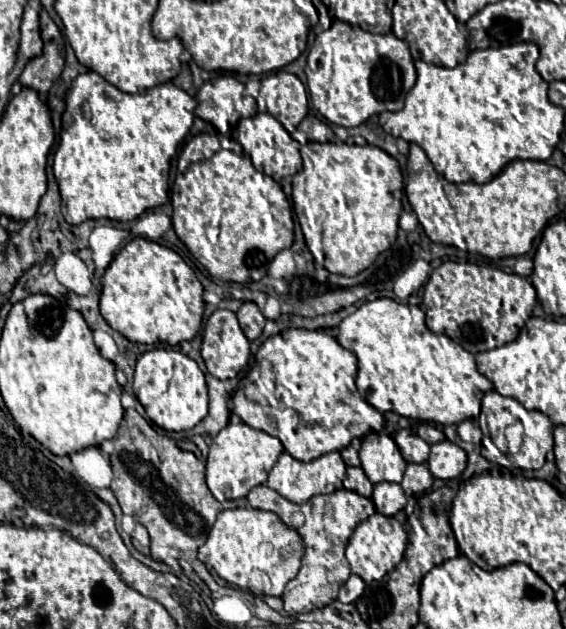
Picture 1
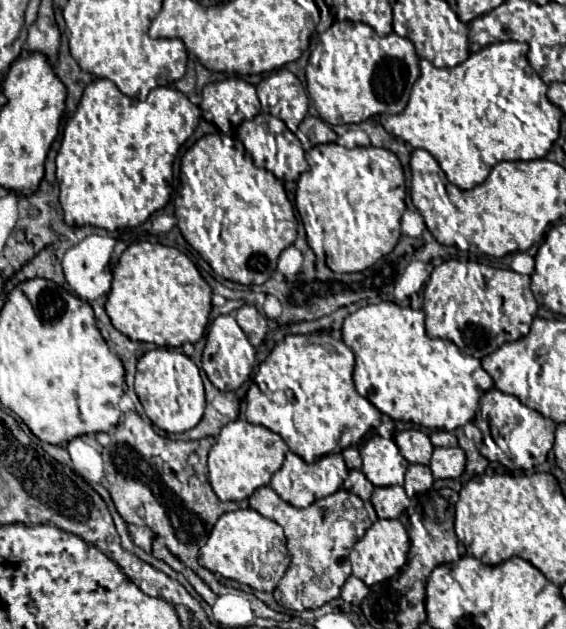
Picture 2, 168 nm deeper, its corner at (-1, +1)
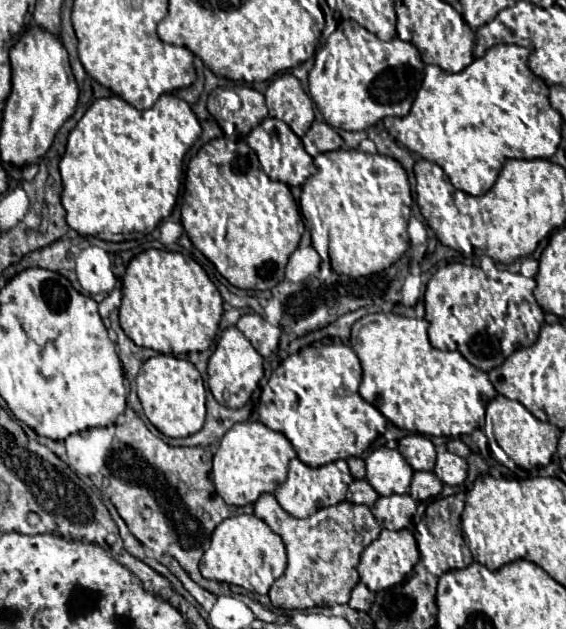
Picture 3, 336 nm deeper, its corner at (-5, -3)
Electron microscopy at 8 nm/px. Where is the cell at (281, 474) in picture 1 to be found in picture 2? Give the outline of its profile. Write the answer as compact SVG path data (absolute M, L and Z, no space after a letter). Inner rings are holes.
M288 452L286 458L284 458L284 464L282 468L272 476L270 480L270 488L282 498L286 500L288 504L296 506L296 508L306 508L310 506L314 500L318 498L324 498L324 496L330 496L334 494L336 490L342 488L342 482L346 480L348 476L348 468L344 464L344 458L340 454L330 454L330 456L324 456L320 460L316 460L314 464L306 464L300 456Z

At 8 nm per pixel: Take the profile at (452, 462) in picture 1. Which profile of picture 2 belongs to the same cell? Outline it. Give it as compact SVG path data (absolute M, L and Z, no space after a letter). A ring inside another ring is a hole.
M434 448L430 470L434 478L458 478L464 472L466 454L462 448Z

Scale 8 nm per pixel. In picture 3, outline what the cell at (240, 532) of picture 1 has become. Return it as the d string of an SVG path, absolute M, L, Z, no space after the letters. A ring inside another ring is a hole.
M254 514L230 516L220 522L212 534L212 544L204 552L200 560L200 572L208 580L218 580L234 586L242 586L244 590L256 594L268 594L274 580L284 574L286 568L286 548L282 538L274 534L264 520L256 518Z

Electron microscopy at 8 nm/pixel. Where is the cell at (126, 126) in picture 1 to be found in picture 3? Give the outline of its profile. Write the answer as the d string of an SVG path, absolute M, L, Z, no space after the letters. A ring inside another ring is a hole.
M162 94L160 102L152 106L150 112L140 112L126 104L118 96L96 100L86 114L80 118L76 128L68 136L66 152L60 160L62 174L62 206L66 208L66 222L82 236L94 236L108 242L138 240L150 234L162 218L168 218L176 206L180 180L182 180L182 162L190 146L200 138L200 124L192 108L172 96Z

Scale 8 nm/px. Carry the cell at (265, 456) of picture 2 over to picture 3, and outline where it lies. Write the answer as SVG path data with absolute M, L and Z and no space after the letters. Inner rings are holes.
M238 422L224 434L214 454L212 481L226 504L254 504L262 494L274 492L286 480L292 456L294 448L284 434L270 430L262 422Z

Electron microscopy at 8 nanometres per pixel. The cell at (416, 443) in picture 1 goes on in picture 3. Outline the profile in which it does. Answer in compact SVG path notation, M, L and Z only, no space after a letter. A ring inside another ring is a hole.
M422 434L404 436L398 444L398 452L402 452L404 460L414 470L432 470L434 468L434 460L436 460L434 444Z

